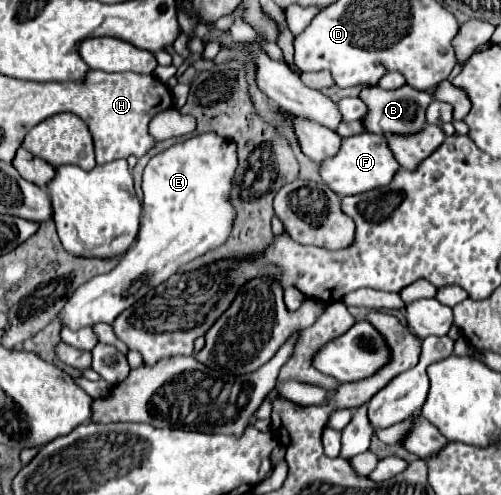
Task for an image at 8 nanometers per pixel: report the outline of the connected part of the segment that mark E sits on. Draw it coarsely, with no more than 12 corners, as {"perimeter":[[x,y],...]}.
{"perimeter":[[236,142],[152,156],[142,226],[58,312],[110,324],[232,232]]}

